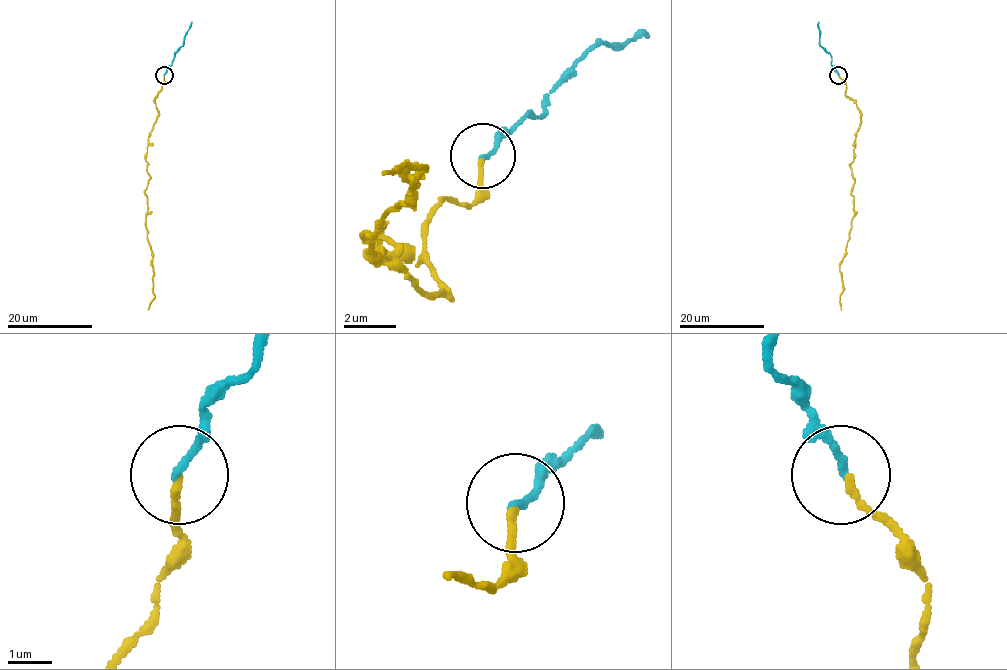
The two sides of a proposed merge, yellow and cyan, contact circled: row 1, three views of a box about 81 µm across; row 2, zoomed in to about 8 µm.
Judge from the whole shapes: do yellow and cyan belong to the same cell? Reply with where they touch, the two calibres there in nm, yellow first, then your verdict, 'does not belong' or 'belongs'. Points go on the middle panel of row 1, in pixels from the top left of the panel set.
(482, 156) | 160/160 nm | belongs

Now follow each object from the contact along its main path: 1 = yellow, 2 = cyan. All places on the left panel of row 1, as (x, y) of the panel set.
1: (164, 74), (162, 89), (155, 97), (158, 114), (145, 155), (149, 178), (145, 220), (155, 295), (147, 310)
2: (164, 74), (183, 44), (191, 21)

